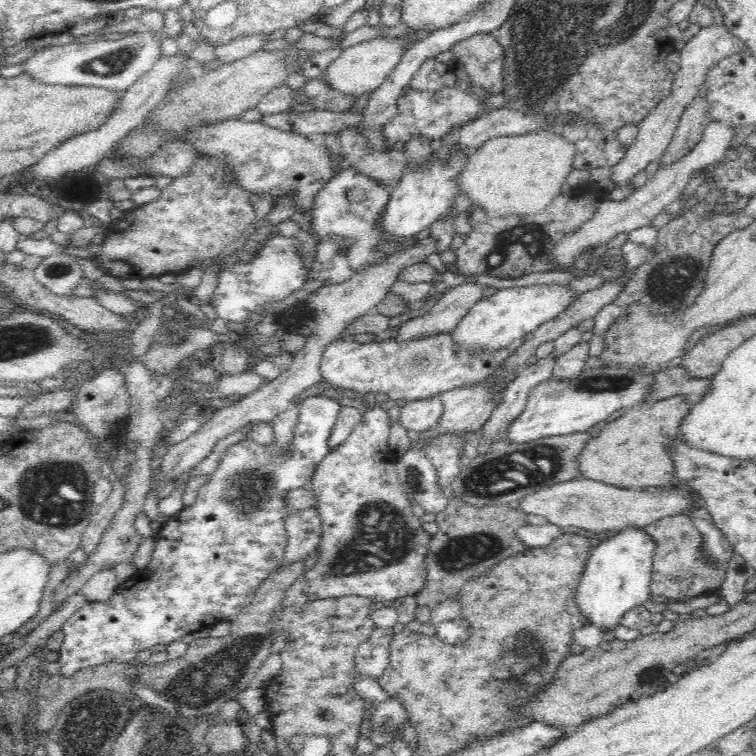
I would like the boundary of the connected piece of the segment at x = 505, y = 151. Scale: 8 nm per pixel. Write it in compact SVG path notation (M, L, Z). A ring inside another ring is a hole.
M550 130L528 132L523 135L500 136L482 143L468 158L459 174L462 194L490 217L510 216L510 214L536 214L544 210L562 191L568 173L574 169L573 160L576 147L563 136Z

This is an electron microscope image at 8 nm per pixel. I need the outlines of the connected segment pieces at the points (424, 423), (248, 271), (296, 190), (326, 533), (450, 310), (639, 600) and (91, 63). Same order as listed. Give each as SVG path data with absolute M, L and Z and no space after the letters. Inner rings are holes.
M439 396L403 402L397 422L406 430L422 433L436 428L443 412L443 404Z
M272 236L264 240L260 250L247 263L239 261L219 272L218 288L214 291L213 302L216 304L215 317L225 322L247 322L262 319L261 313L268 304L273 304L294 294L308 280L308 270L296 253L300 241L295 237Z
M238 117L212 126L198 126L187 136L198 154L212 155L234 168L239 184L253 195L270 193L273 202L280 196L293 198L296 212L312 210L316 196L336 176L334 163L325 145L314 144L308 137L271 128L258 122L243 122Z
M379 405L368 407L363 413L363 421L351 432L348 439L331 450L315 468L309 488L317 500L316 508L322 519L322 539L316 557L318 561L304 574L308 582L304 589L308 601L316 601L346 596L364 596L376 605L379 602L395 601L404 596L416 596L426 586L426 556L432 536L422 530L419 517L412 513L410 501L403 484L400 484L394 464L400 455L388 445L390 428L394 422L388 417L387 409ZM374 502L388 504L393 513L379 517L375 532L379 535L378 542L368 541L363 546L355 546L353 541L360 526L360 518L366 508Z
M472 282L452 287L425 315L402 323L396 332L396 341L406 342L439 333L451 333L486 287Z
M627 527L616 532L616 536L608 538L606 542L600 542L599 546L593 548L585 566L582 582L576 592L576 605L580 613L588 619L589 624L602 628L604 632L610 628L619 626L626 612L638 607L648 601L651 595L652 570L656 543L644 528Z
M136 32L122 39L101 38L88 43L68 43L34 54L24 63L24 73L44 84L96 86L122 93L152 69L162 58L159 32Z

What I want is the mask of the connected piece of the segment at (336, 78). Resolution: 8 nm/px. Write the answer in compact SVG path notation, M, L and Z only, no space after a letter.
M414 29L409 31L403 37L375 37L369 41L358 43L350 48L343 50L342 55L336 58L328 68L323 72L324 78L330 87L344 96L358 98L366 94L371 95L390 77L396 66L401 62L401 57L408 48L406 38L415 38L415 40L424 40L430 32L426 29Z

